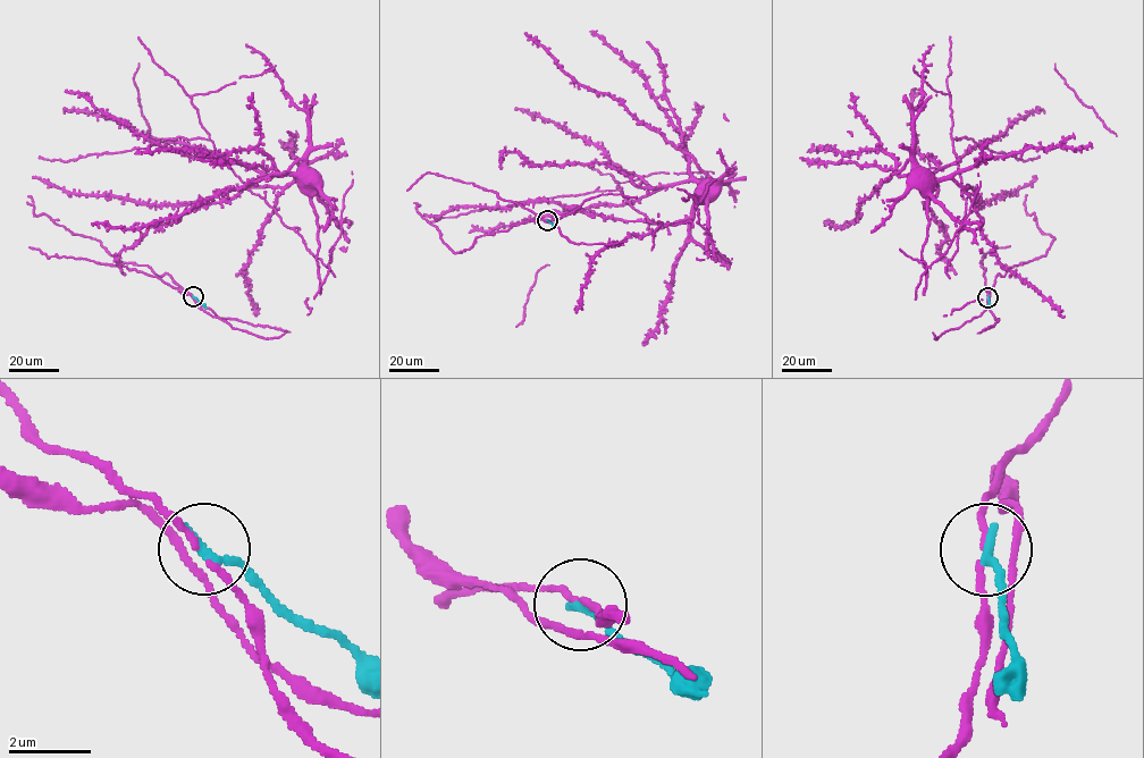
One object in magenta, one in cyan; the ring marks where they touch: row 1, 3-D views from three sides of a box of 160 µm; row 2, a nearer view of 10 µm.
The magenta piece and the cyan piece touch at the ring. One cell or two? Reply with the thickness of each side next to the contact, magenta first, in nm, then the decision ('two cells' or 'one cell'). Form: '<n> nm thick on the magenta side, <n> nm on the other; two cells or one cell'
140 nm thick on the magenta side, 280 nm on the other; two cells

